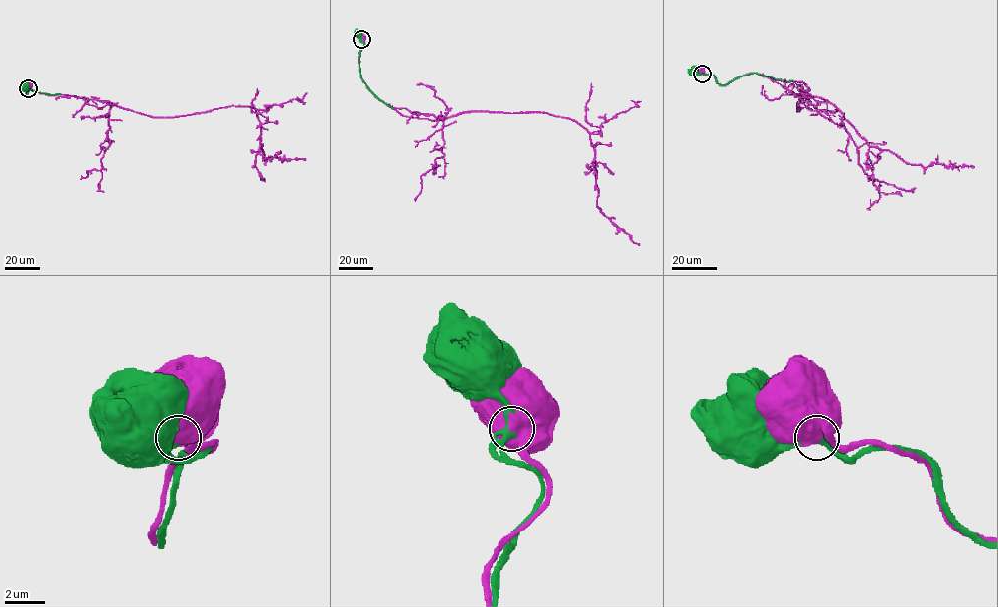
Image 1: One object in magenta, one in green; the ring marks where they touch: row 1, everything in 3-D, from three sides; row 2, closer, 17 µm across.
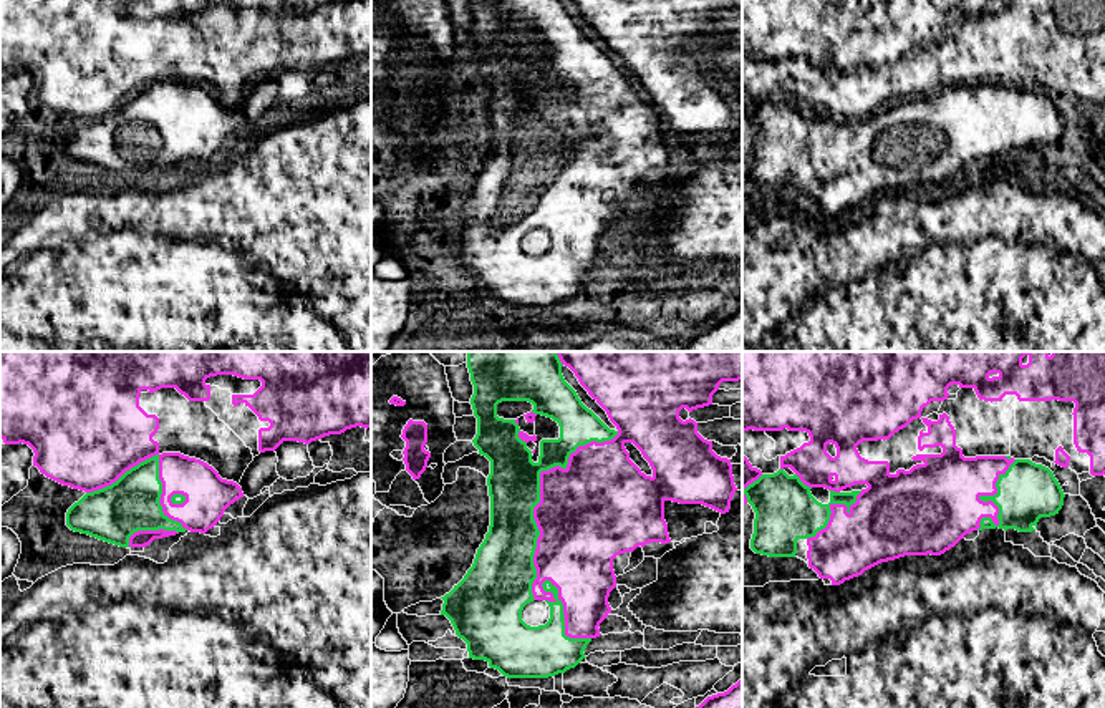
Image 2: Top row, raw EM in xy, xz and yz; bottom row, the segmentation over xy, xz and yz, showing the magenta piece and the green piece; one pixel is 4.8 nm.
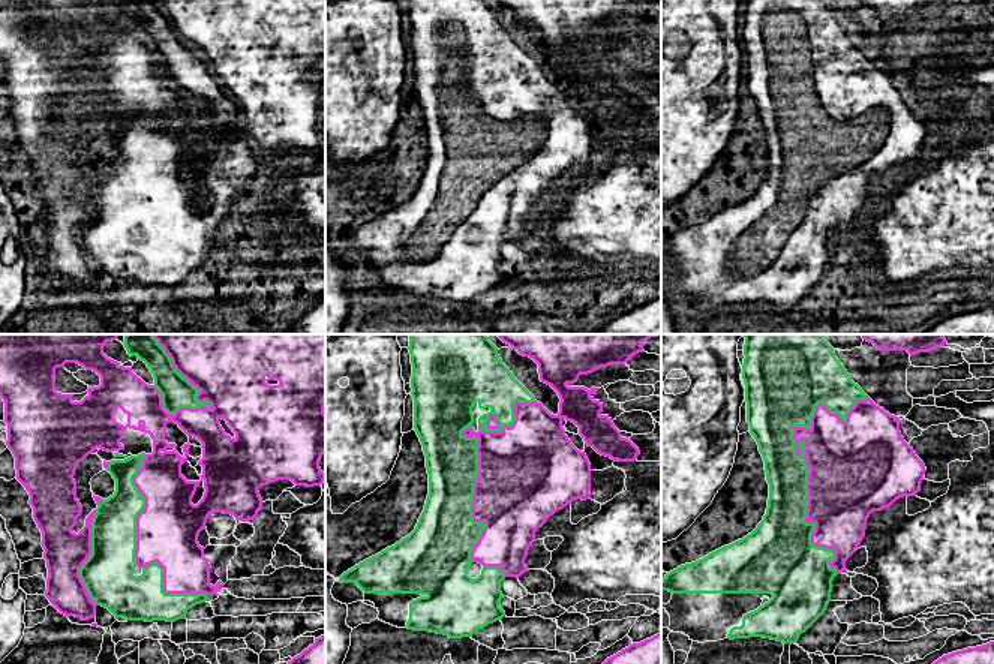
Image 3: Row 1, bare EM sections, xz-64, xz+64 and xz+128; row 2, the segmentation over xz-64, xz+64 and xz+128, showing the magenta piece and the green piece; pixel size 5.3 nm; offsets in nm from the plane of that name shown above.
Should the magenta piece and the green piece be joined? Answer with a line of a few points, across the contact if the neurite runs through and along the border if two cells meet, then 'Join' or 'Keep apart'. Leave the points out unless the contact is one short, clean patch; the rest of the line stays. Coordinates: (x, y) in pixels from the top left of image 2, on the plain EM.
Keep apart

